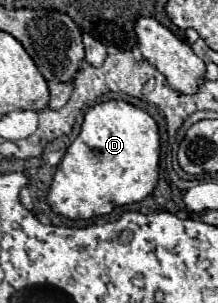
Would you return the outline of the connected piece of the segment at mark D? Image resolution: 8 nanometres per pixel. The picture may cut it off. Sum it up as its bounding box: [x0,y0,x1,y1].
[48,101,160,219]

